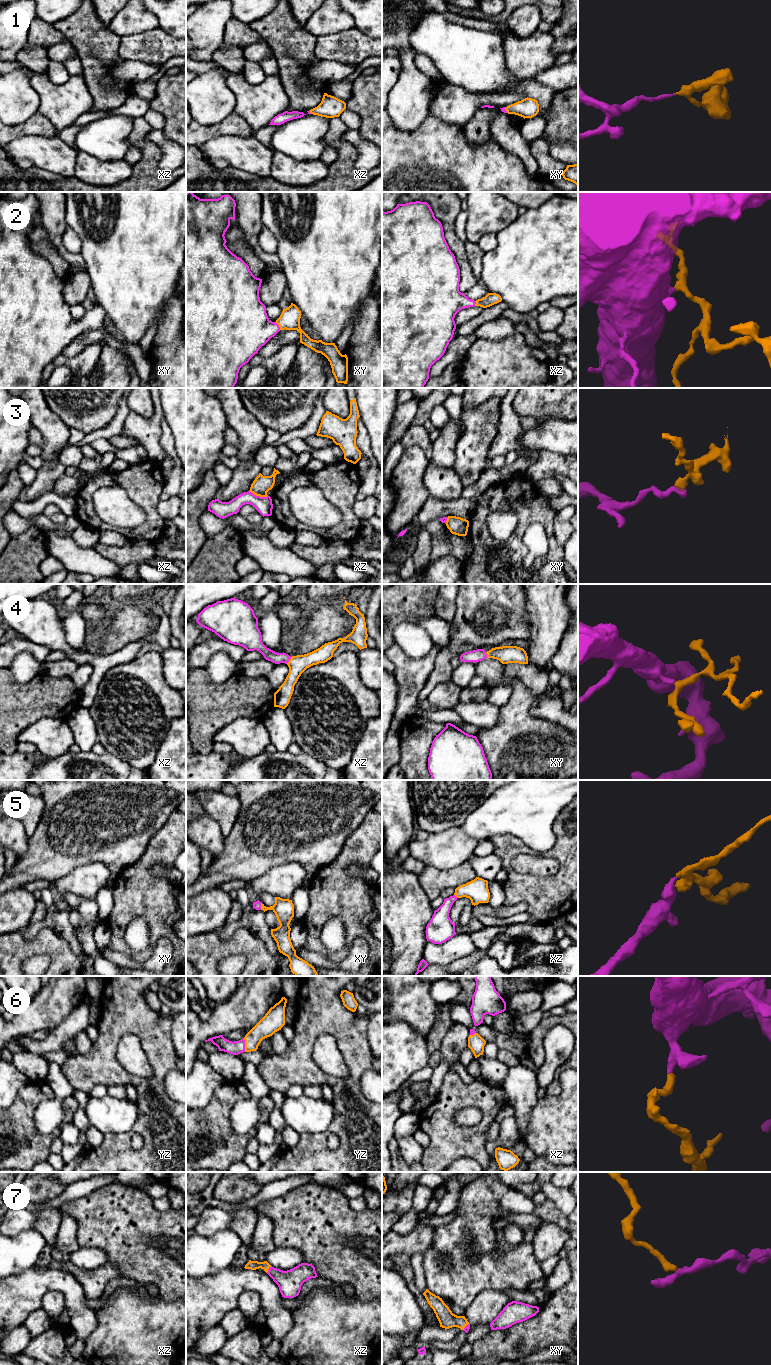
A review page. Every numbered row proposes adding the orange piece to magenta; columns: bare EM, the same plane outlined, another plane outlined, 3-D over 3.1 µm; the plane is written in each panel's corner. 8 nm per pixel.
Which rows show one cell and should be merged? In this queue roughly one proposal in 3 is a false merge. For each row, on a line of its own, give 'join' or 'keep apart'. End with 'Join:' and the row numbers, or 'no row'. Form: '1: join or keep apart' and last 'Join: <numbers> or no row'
1: join
2: join
3: keep apart
4: join
5: join
6: join
7: join
Join: 1, 2, 4, 5, 6, 7

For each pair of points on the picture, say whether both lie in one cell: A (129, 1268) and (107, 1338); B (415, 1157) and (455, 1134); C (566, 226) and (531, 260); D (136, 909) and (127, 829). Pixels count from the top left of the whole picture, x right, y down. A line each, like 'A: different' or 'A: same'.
A: different
B: different
C: same
D: different

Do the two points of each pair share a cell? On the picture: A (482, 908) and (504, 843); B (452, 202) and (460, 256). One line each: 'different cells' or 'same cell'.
A: different cells
B: same cell

